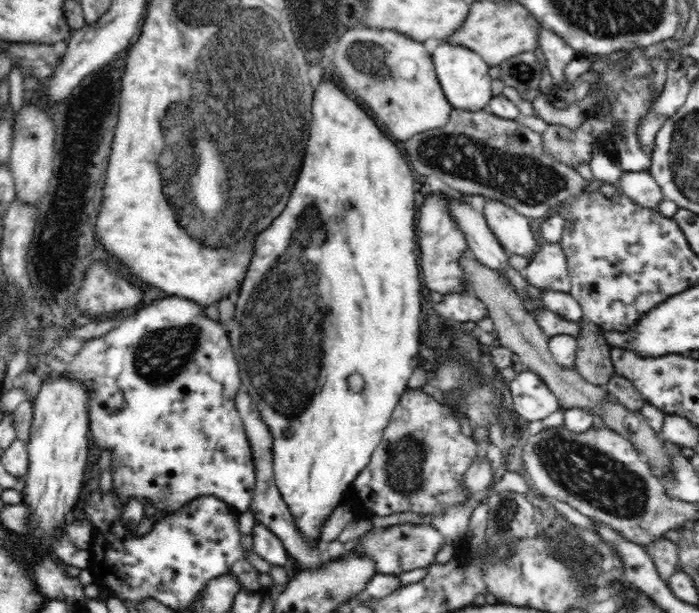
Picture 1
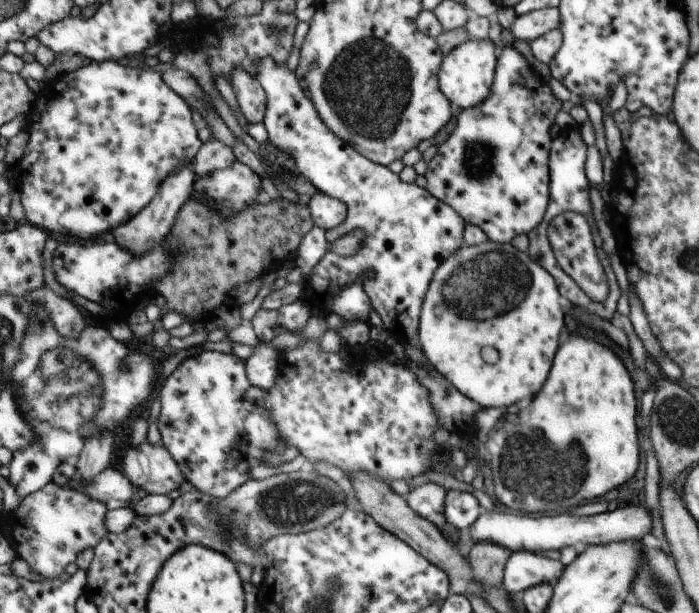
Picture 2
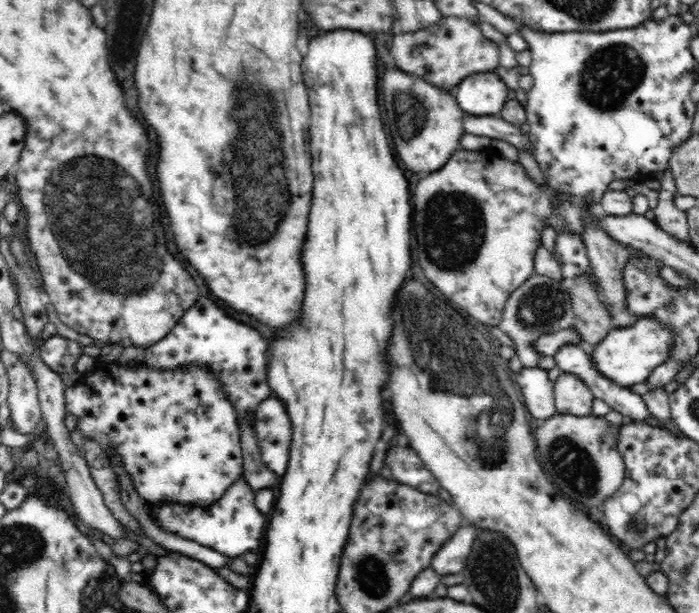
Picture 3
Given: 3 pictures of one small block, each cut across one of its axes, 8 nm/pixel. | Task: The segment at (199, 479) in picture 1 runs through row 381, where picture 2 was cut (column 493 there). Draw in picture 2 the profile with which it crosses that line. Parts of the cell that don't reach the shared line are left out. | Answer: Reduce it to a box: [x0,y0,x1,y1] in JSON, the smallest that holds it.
[426,46,562,243]

